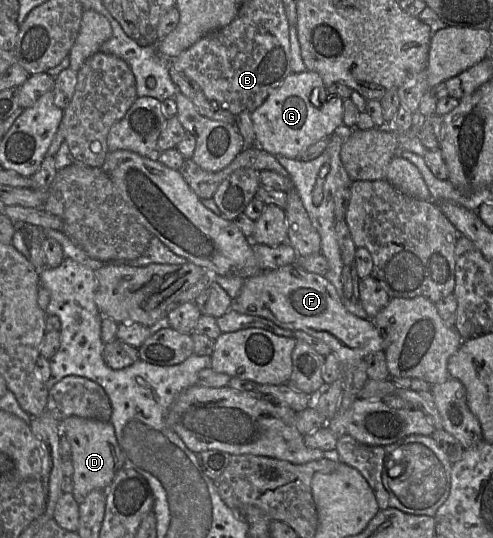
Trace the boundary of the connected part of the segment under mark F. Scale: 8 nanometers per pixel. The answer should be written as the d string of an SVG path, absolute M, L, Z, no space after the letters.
M289 264L244 279L244 285L232 308L239 313L271 320L277 326L291 331L304 331L326 343L341 363L341 376L310 395L309 407L316 409L327 421L337 410L344 377L351 364L371 353L384 351L385 339L371 319L361 319L342 304L334 286L324 277L308 272L297 264Z

